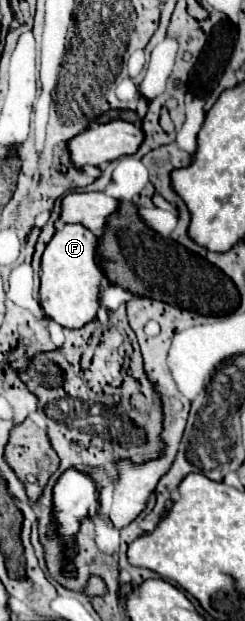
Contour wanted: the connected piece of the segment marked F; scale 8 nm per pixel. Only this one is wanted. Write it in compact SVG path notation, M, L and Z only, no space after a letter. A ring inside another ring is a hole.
M80 224L58 226L52 240L46 244L42 254L40 270L40 306L44 314L64 326L64 328L82 328L94 320L98 310L98 292L108 286L104 272L96 262L96 236Z

